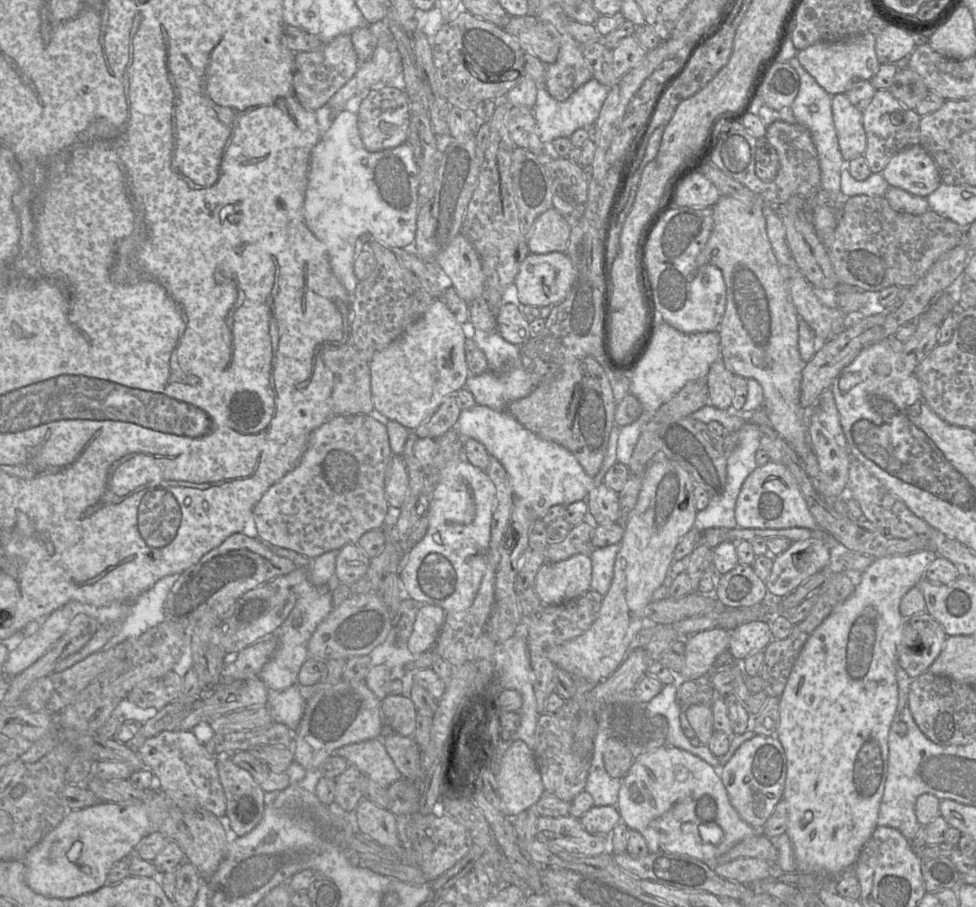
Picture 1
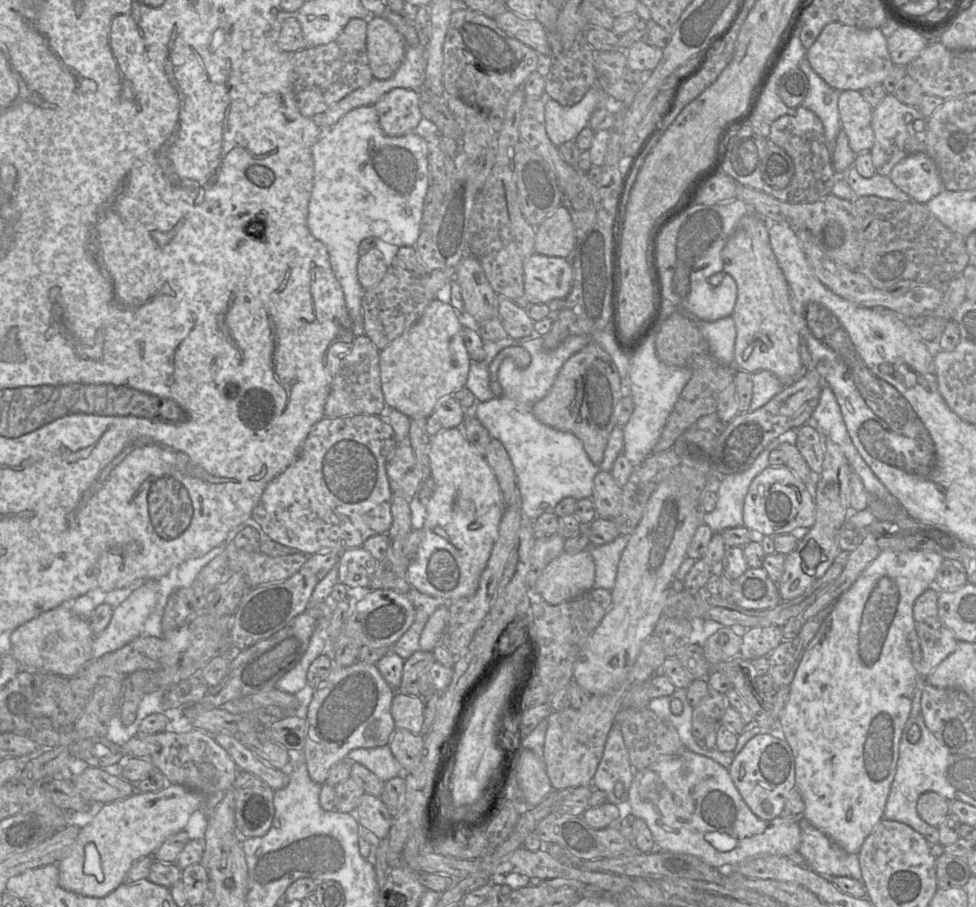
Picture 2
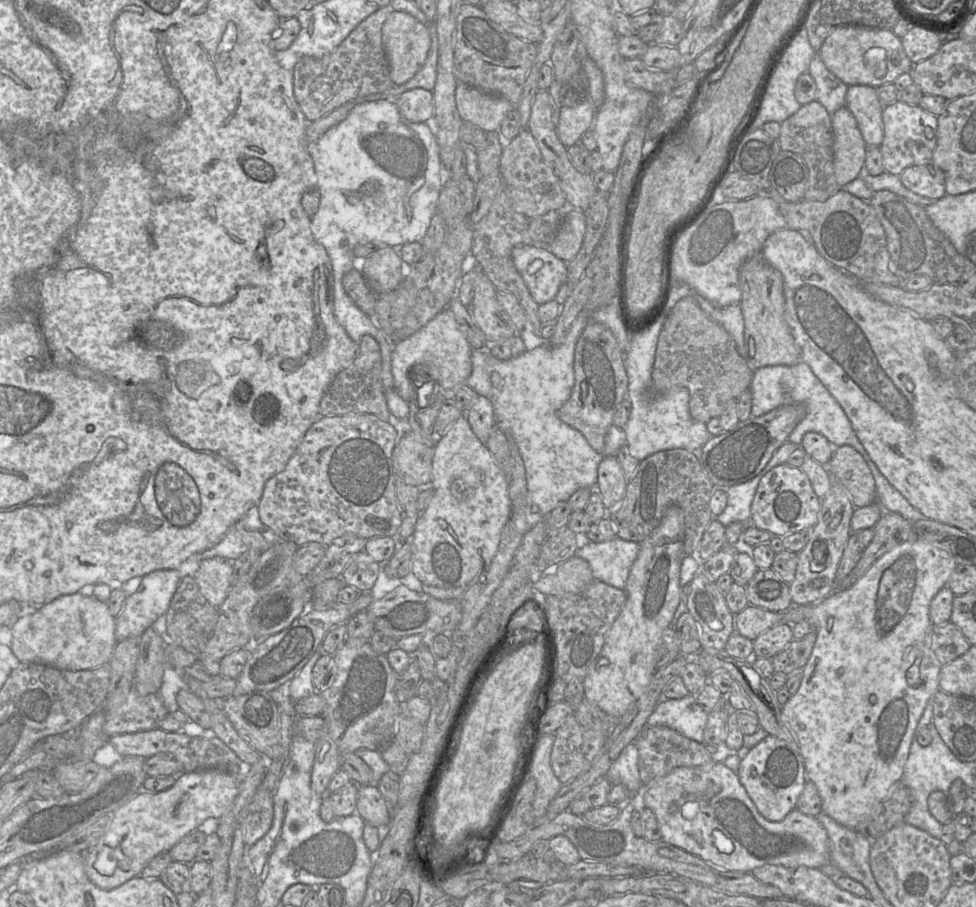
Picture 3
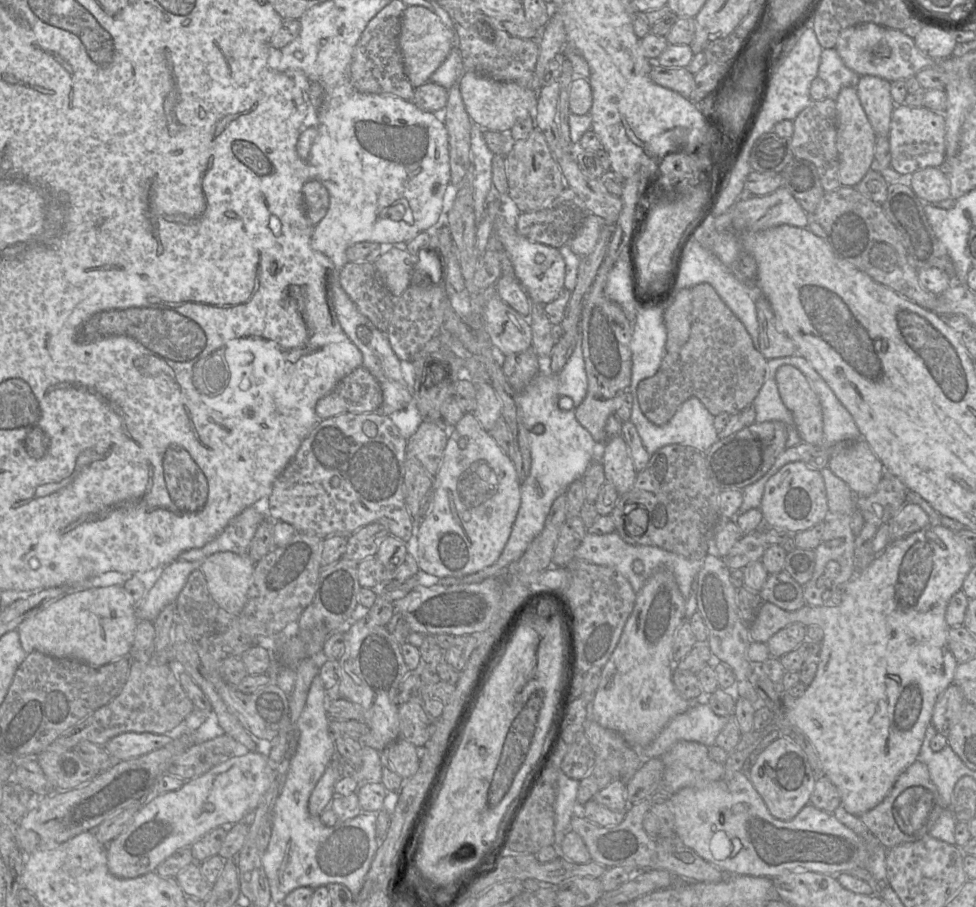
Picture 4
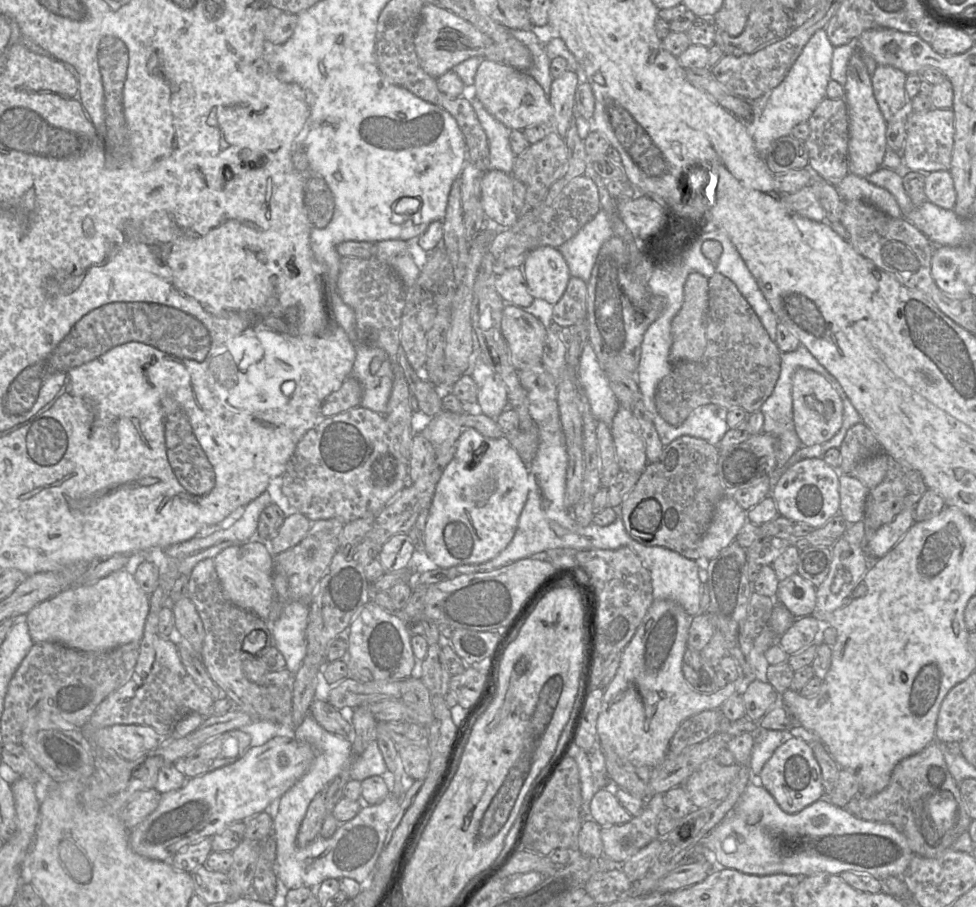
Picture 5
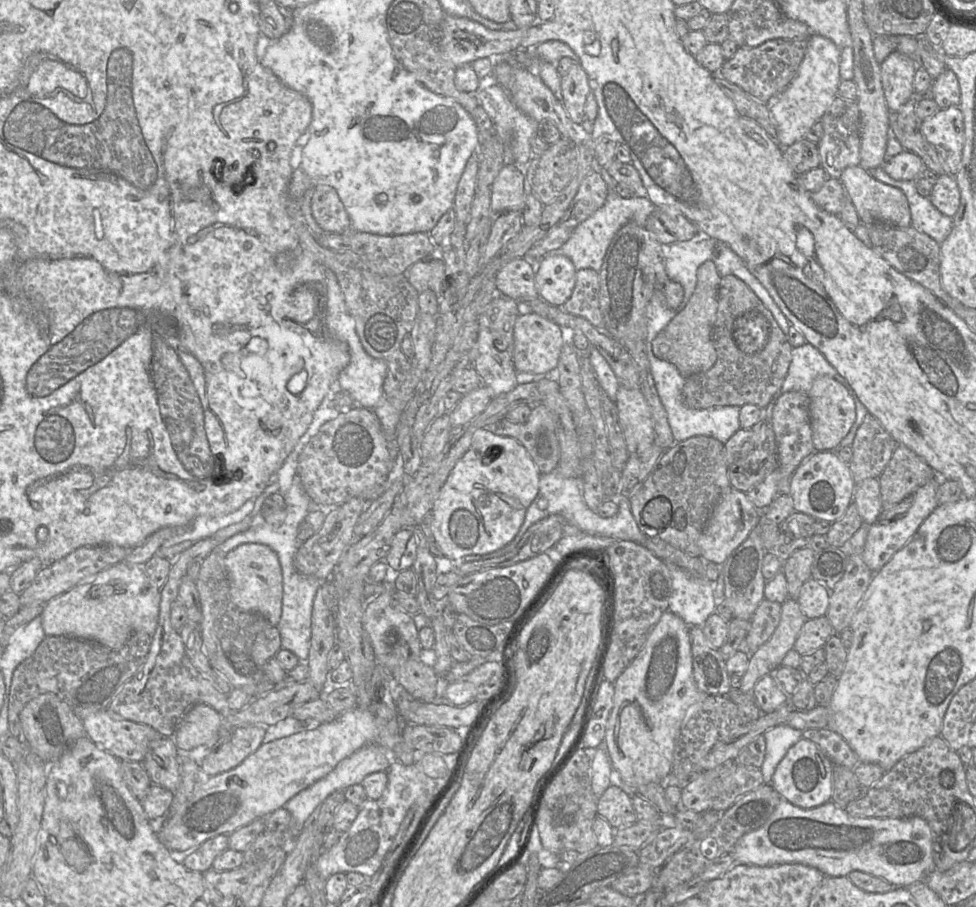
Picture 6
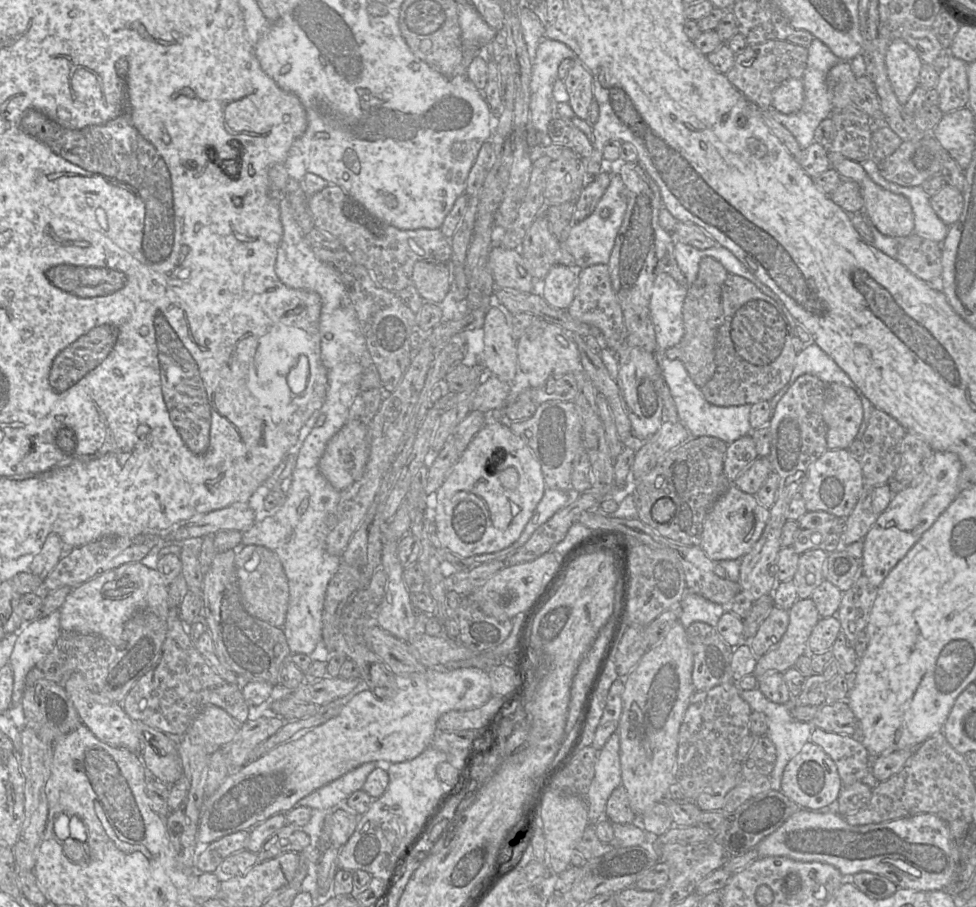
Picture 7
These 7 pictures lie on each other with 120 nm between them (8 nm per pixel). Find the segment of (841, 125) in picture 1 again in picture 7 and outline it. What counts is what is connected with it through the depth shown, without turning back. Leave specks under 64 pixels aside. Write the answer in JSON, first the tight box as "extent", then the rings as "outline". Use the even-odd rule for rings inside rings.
{"extent":[885,37,923,105],"outline":[[[901,37],[888,45],[885,57],[887,76],[901,105],[904,105],[919,86],[923,65],[917,52]]]}

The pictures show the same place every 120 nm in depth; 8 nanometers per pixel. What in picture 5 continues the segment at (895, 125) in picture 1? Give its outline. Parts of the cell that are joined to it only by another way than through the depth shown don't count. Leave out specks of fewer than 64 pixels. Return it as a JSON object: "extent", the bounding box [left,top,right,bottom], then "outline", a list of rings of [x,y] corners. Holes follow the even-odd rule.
{"extent":[900,108,954,173],"outline":[[[933,108],[927,112],[908,110],[906,139],[900,152],[902,165],[909,171],[929,173],[948,170],[954,145],[954,112],[950,109]]]}

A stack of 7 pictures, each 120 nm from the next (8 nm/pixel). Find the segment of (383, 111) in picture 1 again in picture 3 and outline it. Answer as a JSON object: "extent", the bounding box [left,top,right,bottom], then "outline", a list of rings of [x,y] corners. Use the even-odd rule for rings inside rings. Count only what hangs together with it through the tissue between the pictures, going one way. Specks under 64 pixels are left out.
{"extent":[395,88,434,123],"outline":[[[415,88],[403,92],[395,99],[400,115],[407,121],[421,123],[434,117],[432,91]]]}

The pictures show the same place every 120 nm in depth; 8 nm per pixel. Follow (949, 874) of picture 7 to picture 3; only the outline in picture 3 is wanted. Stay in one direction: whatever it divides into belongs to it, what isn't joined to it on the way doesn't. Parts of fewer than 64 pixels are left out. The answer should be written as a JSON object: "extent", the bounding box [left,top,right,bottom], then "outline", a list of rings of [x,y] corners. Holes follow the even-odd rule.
{"extent":[642,762,831,873],"outline":[[[722,762],[677,767],[665,776],[655,778],[647,784],[642,783],[642,798],[645,807],[651,809],[656,816],[661,840],[694,854],[719,869],[750,873],[764,865],[820,868],[831,863],[827,831],[816,817],[793,809],[780,822],[767,820],[749,797],[737,772]]]}

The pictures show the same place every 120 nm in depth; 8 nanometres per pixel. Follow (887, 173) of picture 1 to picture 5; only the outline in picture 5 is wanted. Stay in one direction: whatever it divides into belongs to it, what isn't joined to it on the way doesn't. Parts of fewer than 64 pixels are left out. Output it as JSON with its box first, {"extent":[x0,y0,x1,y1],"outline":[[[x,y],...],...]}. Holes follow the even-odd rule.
{"extent":[925,170,956,210],"outline":[[[948,170],[926,174],[925,195],[928,201],[940,208],[953,210],[956,204],[956,191],[952,175]]]}

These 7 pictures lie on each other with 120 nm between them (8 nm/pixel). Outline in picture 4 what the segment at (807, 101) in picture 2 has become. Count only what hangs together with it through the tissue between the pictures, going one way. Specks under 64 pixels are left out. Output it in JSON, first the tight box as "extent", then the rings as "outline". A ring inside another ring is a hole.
{"extent":[817,48,861,101],"outline":[[[835,48],[822,50],[817,77],[827,85],[827,98],[835,101],[843,87],[856,87],[861,78],[844,64]]]}

